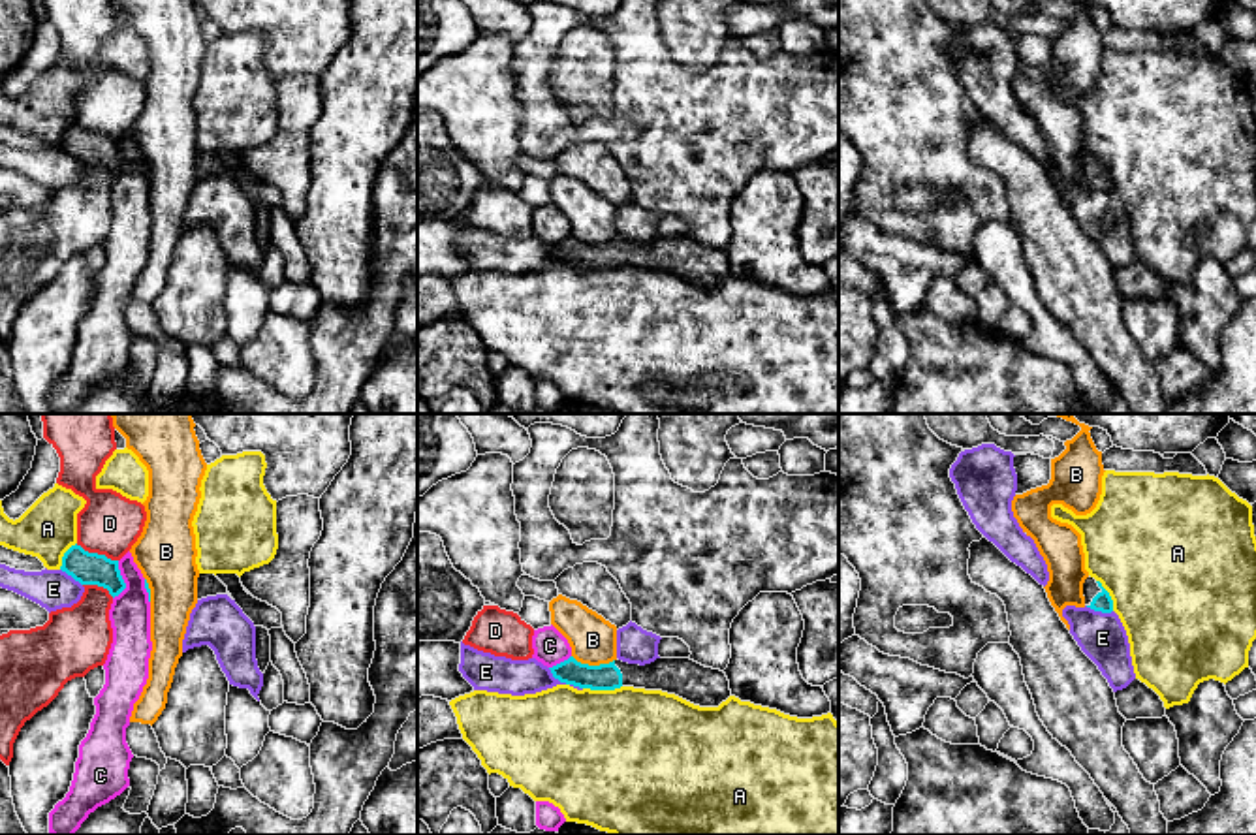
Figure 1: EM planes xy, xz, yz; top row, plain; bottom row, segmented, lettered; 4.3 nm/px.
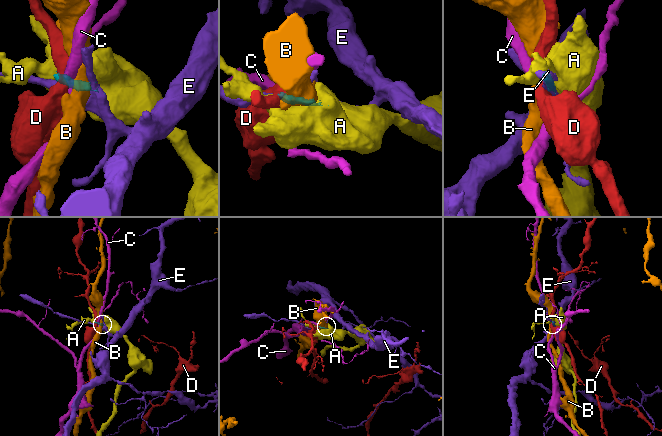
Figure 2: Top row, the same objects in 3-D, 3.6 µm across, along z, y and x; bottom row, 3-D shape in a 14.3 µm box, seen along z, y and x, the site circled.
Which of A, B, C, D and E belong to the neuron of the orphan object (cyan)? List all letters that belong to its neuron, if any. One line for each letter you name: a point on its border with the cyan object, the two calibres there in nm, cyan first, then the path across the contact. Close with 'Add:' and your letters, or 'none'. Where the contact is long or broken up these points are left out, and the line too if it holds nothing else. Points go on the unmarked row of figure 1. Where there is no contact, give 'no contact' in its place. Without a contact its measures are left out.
Add: none

